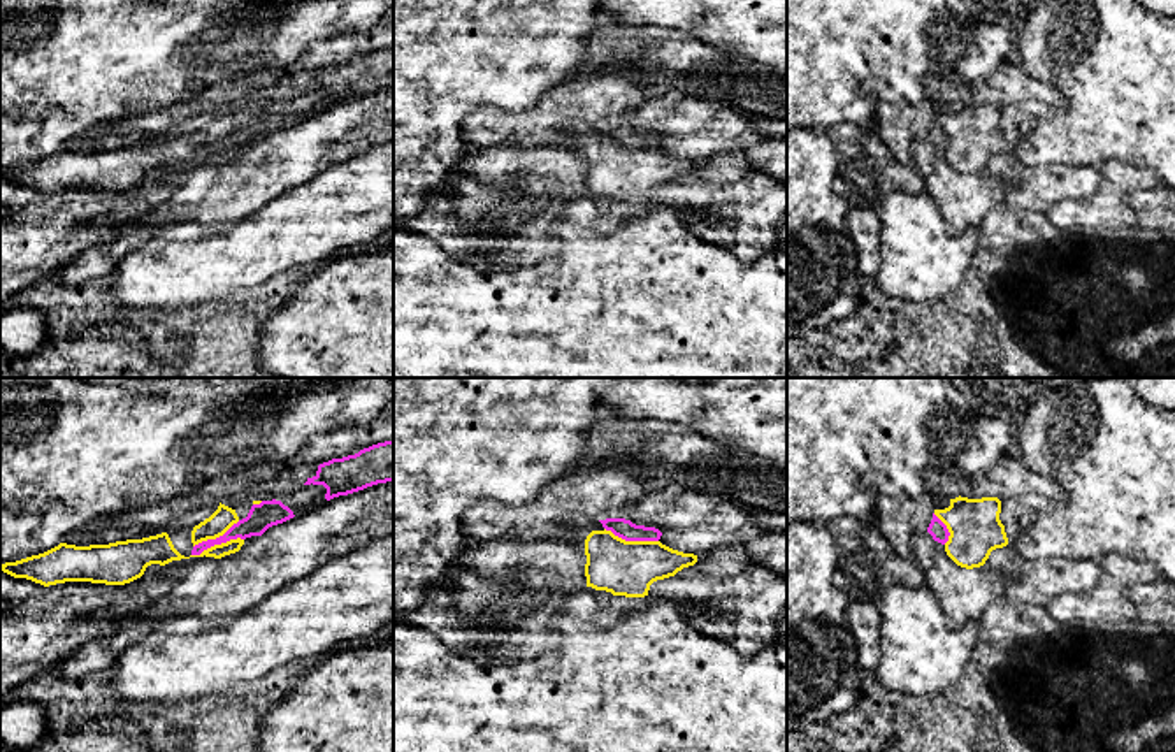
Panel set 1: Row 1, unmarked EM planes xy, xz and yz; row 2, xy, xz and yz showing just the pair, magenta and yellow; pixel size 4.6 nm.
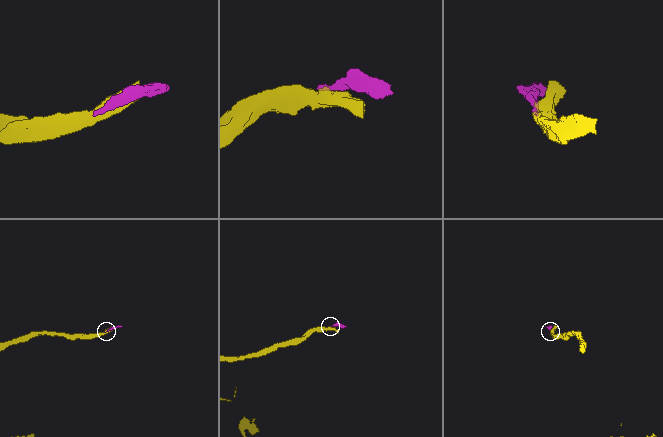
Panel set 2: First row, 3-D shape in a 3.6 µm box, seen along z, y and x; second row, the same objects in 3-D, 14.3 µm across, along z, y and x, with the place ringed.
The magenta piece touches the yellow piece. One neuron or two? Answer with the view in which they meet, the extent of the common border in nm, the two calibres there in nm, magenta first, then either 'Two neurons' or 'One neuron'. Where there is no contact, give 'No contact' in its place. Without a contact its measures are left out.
Touches magenta in xz. Shared border 260 nm. Thickness 90 nm (magenta) against 260 nm. Two neurons

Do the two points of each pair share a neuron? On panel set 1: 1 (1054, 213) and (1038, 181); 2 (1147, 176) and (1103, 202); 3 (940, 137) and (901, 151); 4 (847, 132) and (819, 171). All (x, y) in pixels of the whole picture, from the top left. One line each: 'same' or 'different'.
1: different
2: same
3: same
4: different

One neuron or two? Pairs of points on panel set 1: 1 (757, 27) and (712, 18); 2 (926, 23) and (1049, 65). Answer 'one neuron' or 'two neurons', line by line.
1: one neuron
2: two neurons

